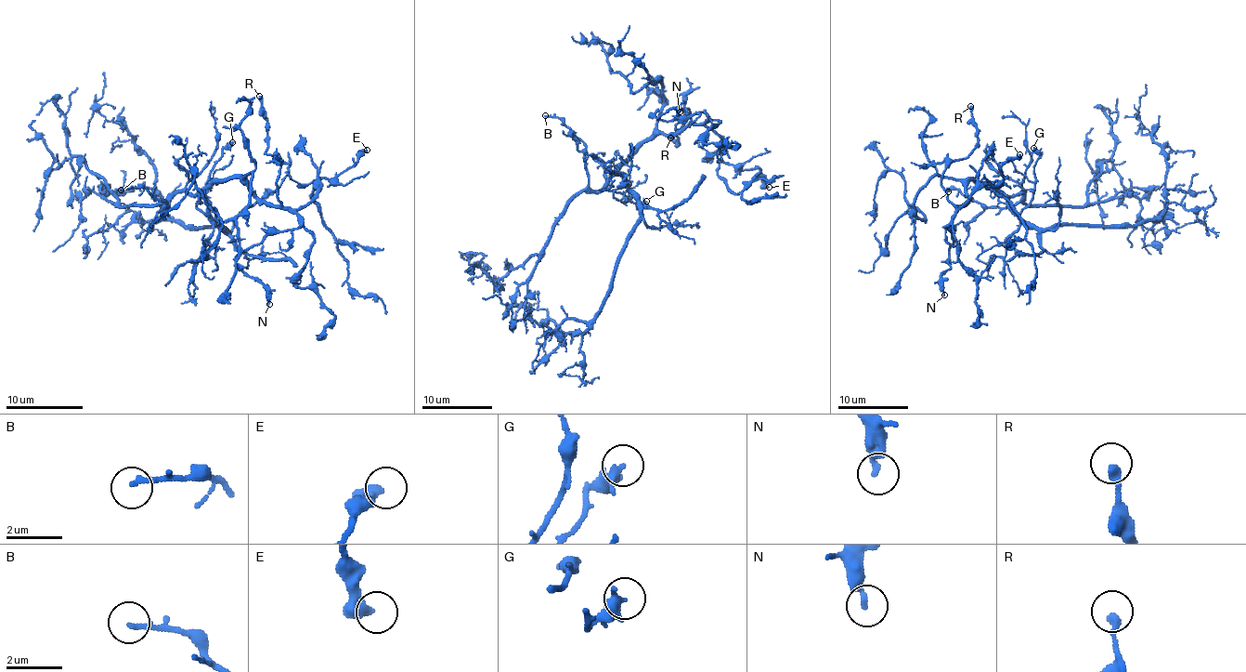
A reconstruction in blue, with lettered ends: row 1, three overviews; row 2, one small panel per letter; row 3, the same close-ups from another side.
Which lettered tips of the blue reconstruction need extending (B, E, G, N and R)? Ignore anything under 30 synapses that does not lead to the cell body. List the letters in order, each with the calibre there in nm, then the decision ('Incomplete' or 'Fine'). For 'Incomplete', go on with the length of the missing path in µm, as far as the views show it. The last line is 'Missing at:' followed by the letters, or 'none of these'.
B: Thickness 190 nm. Fine
E: Thickness 420 nm. Fine
G: Thickness 440 nm. Fine
N: Thickness 280 nm. Fine
R: Thickness 280 nm. Fine
Missing at: none of these

